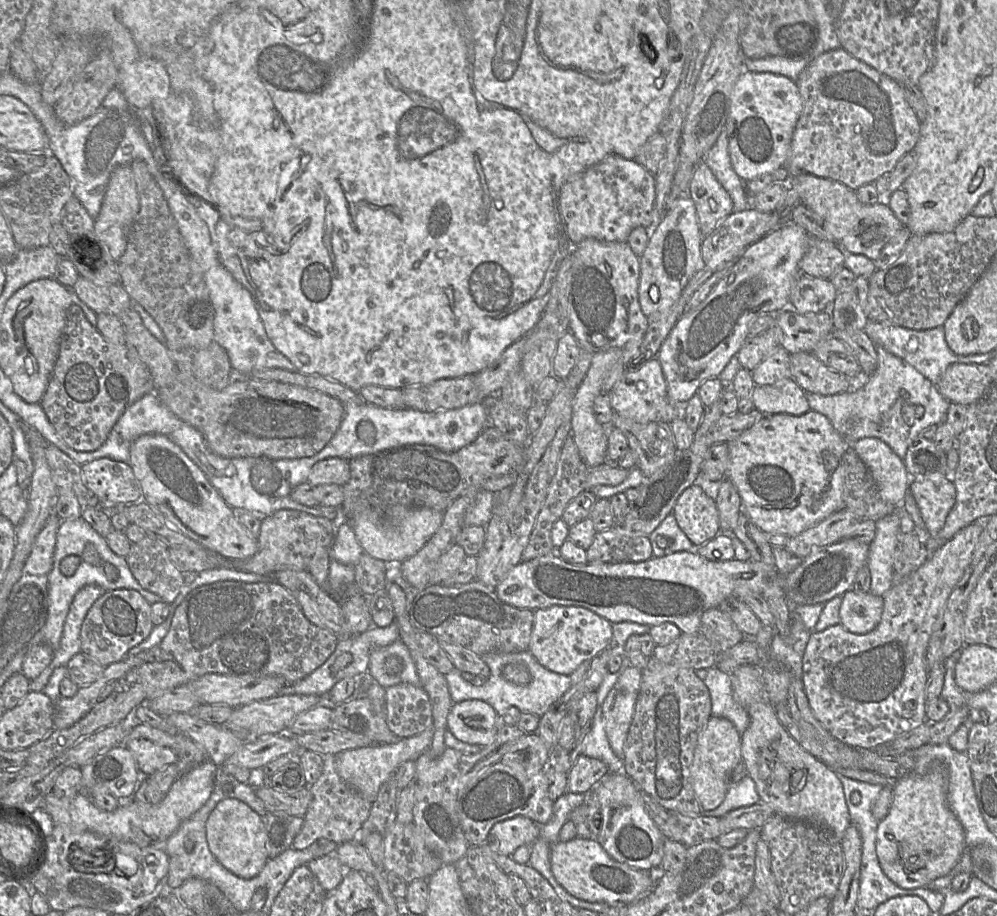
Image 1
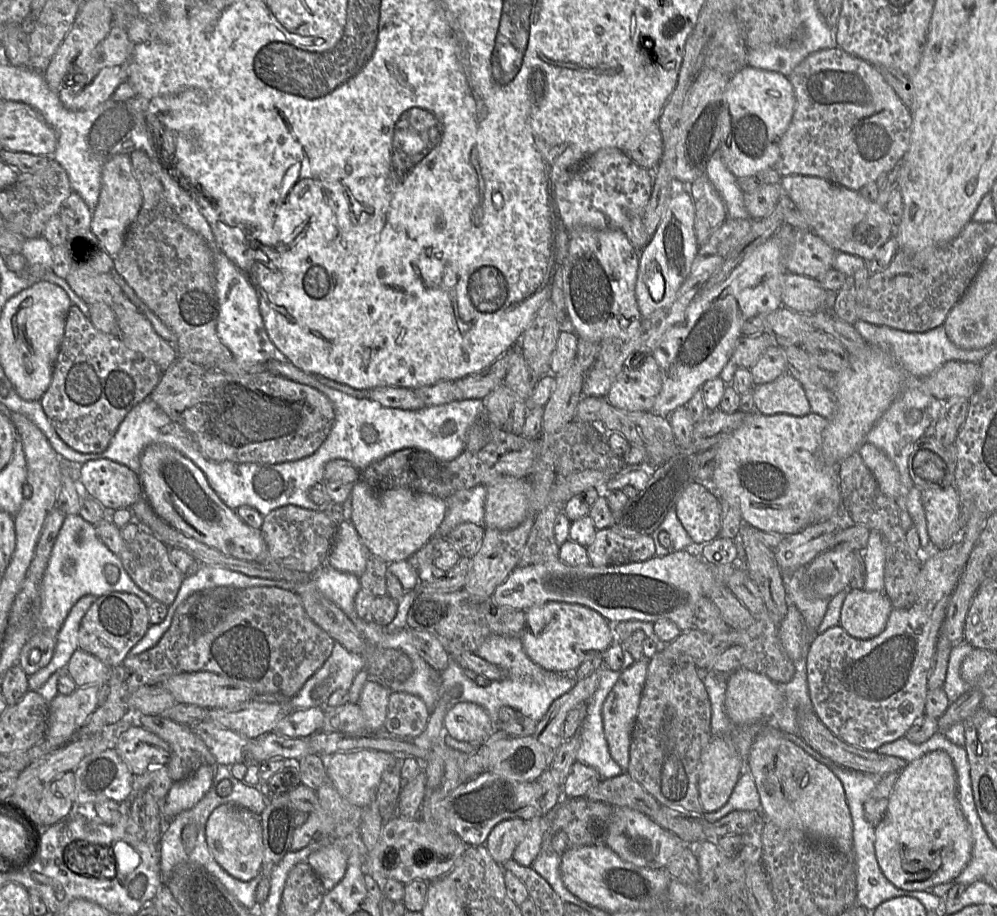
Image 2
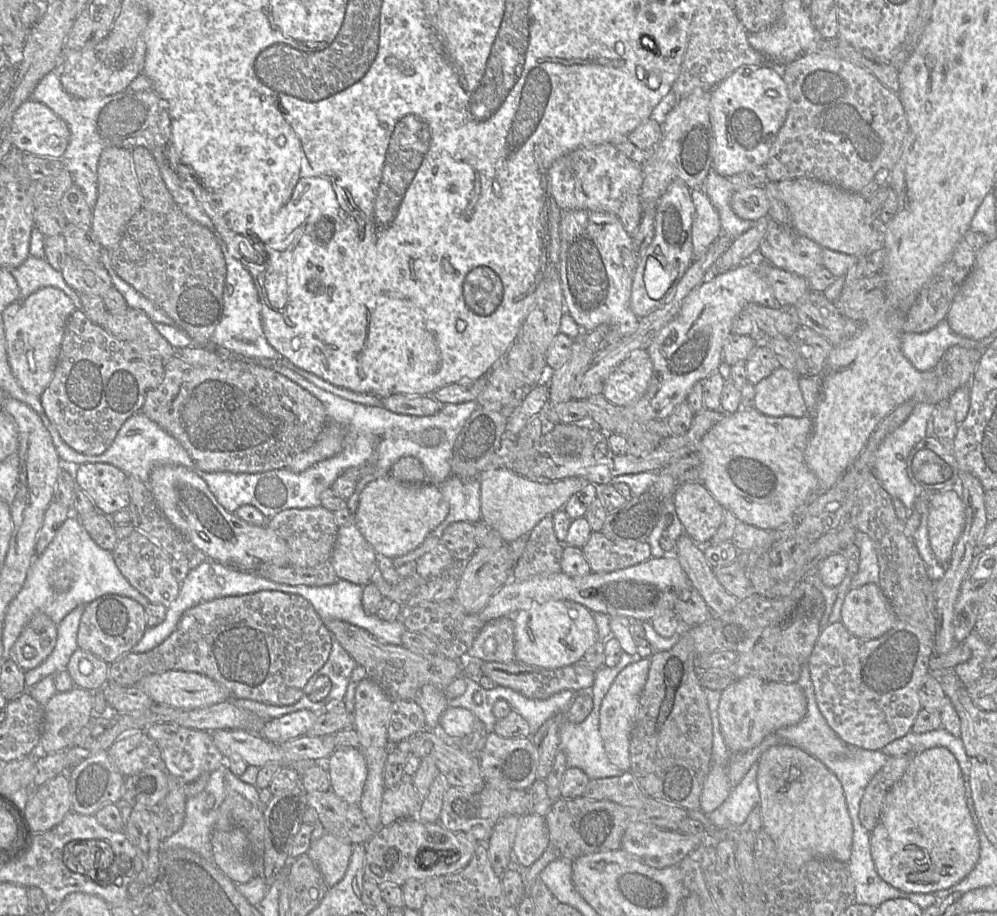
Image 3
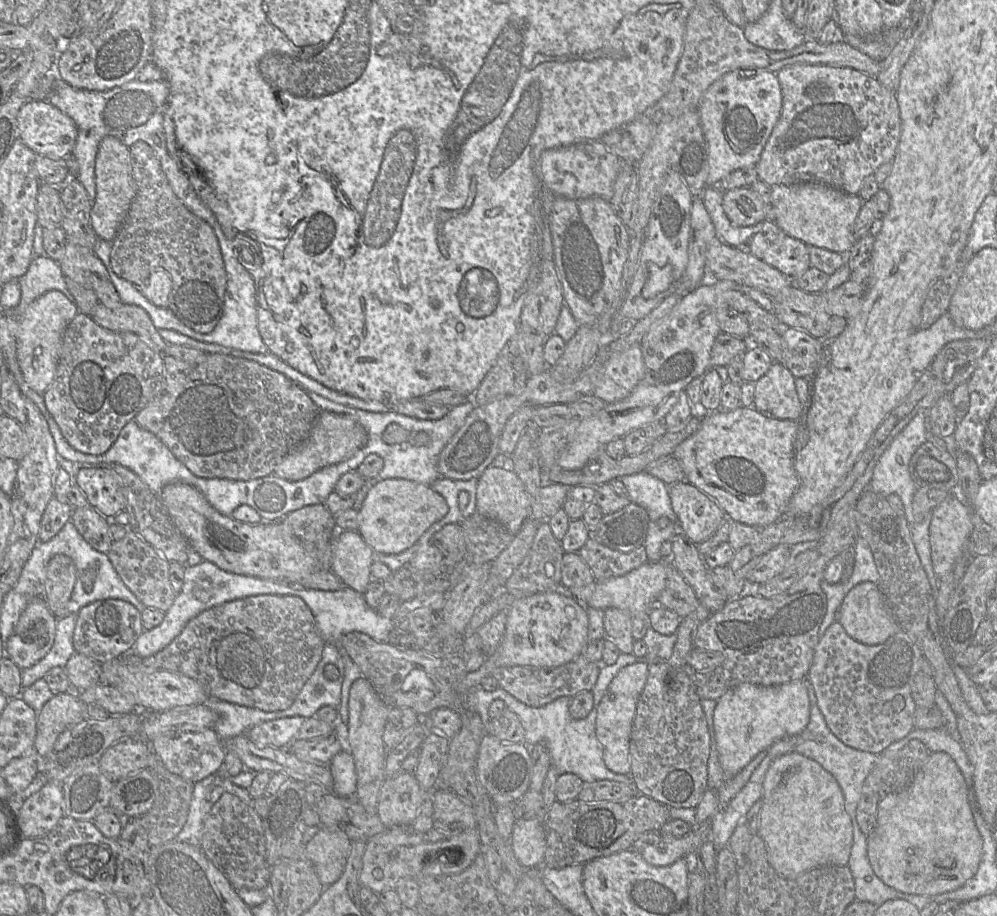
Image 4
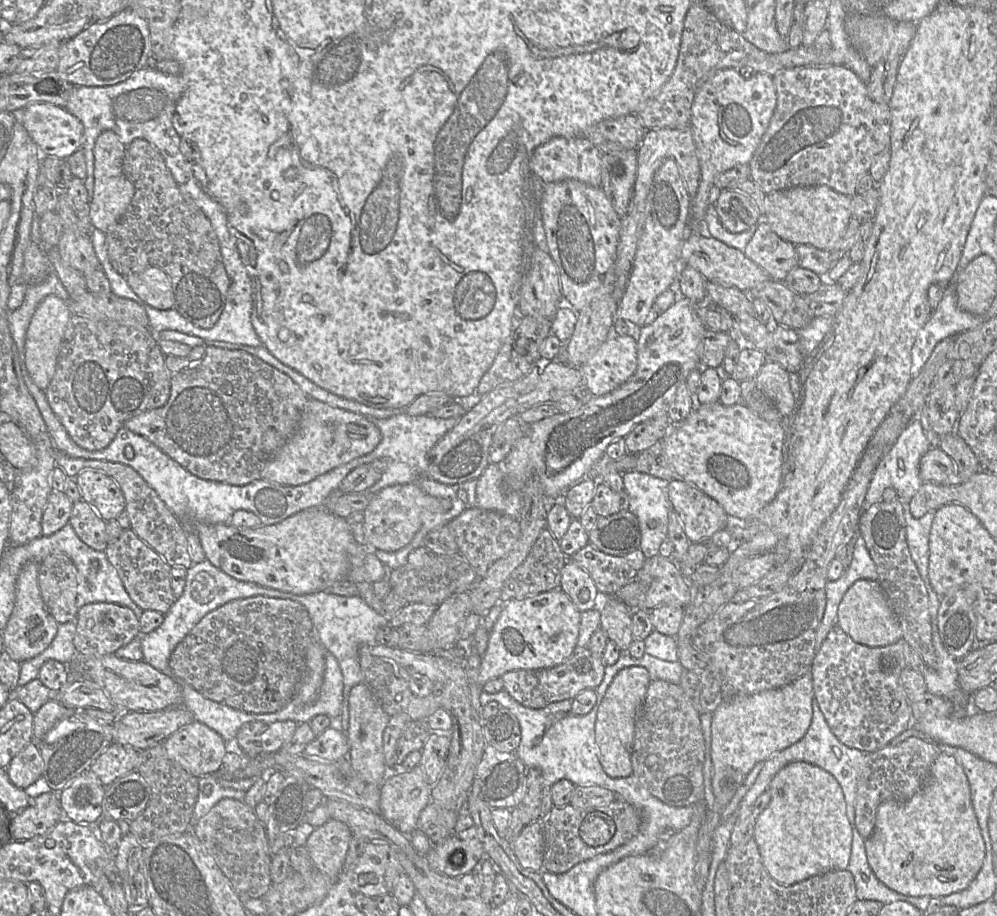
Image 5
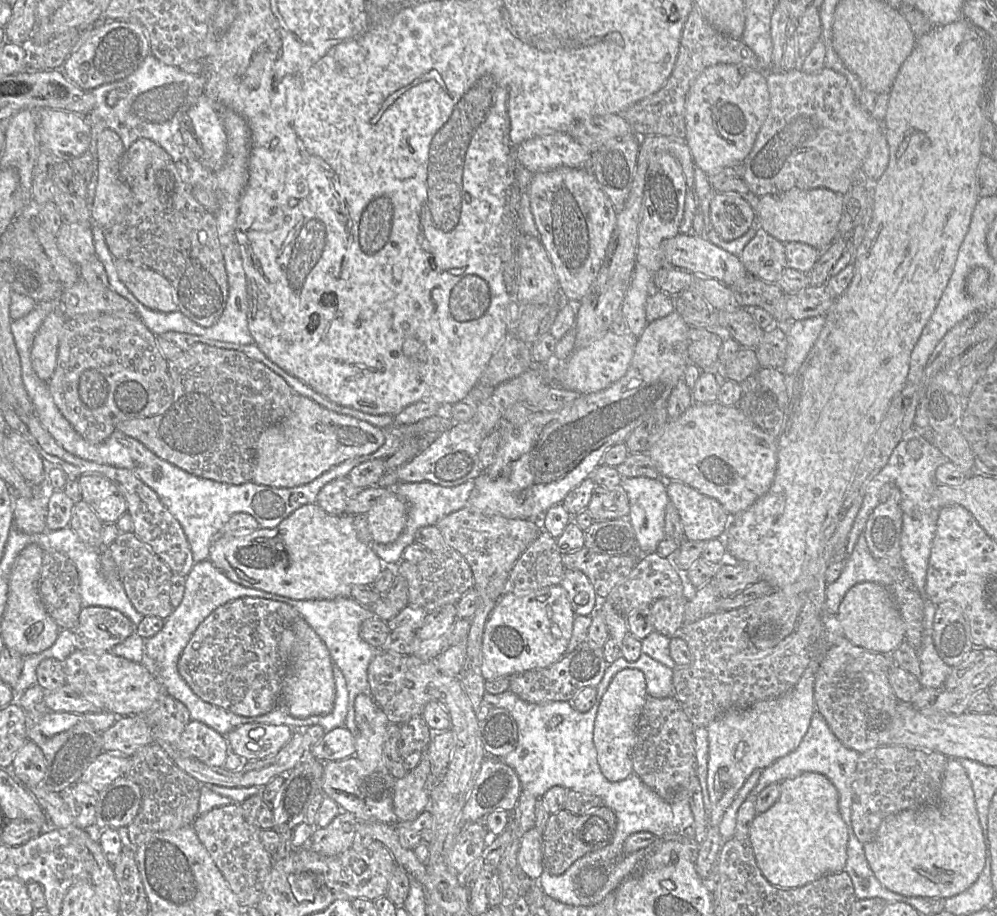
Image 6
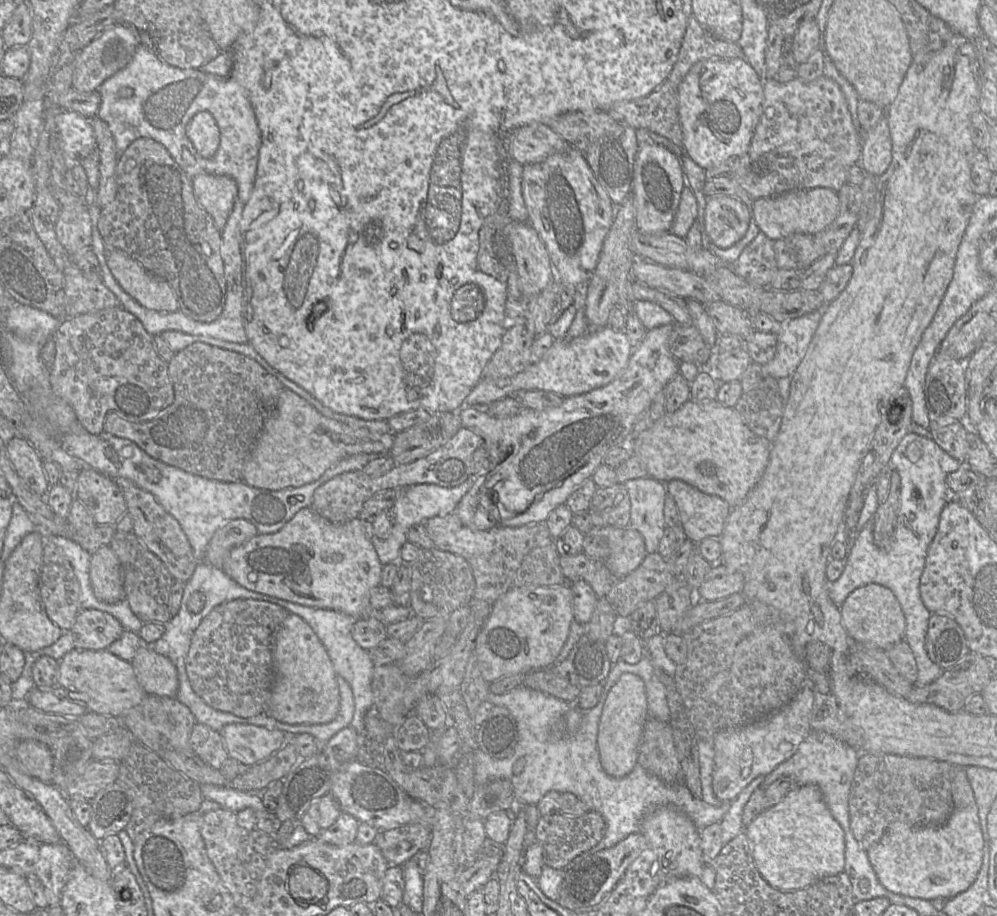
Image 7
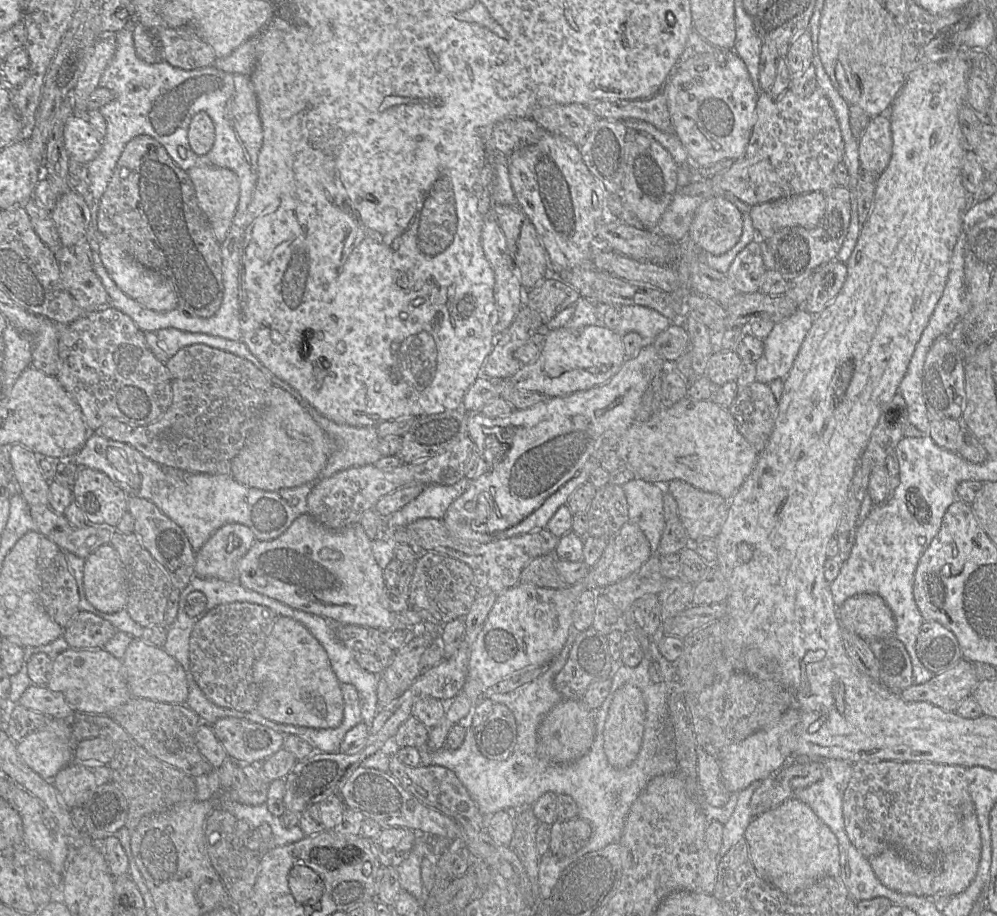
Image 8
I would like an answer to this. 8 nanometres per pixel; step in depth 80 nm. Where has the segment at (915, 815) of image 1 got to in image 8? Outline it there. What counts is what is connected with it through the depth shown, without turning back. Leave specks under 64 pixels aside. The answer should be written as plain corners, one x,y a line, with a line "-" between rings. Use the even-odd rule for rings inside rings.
973,810
972,813
964,813
941,838
934,865
920,866
912,863
895,849
887,849
868,860
878,880
893,891
930,899
938,896
952,897
968,888
976,876
981,848
980,828
976,811

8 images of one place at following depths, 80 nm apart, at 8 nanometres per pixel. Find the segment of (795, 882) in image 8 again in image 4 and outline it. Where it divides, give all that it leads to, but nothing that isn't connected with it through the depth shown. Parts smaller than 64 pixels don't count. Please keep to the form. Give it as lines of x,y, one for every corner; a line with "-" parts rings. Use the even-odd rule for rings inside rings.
795,752
774,759
766,772
761,800
757,835
764,840
769,863
779,876
795,879
816,867
848,864
852,822
839,784
819,763

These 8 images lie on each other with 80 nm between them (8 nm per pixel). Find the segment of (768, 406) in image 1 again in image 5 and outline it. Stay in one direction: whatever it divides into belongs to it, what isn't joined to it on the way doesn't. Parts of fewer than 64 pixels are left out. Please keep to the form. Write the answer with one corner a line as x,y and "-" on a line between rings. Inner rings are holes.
766,360
755,377
756,390
763,392
783,418
797,408
797,401
789,383
789,372
779,363

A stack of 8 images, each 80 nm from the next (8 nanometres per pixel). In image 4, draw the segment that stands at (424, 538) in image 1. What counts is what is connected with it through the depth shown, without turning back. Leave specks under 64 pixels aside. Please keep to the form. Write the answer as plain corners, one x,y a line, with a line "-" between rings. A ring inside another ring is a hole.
393,478
375,484
358,511
358,532
382,554
399,554
414,545
424,532
448,513
446,500
429,485

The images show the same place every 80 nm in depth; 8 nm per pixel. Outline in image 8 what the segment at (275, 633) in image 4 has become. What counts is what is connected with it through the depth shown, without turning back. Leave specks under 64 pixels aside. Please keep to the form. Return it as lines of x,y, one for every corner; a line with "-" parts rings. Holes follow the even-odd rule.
232,602
211,609
195,624
190,637
190,670
212,703
241,712
257,709
258,687
253,681
252,667
278,617
272,609
260,604

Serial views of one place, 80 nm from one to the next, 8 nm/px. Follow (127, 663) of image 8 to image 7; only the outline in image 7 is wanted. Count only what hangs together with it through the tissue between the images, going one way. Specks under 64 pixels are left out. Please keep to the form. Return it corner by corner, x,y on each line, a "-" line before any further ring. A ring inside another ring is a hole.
142,644
131,660
137,680
146,695
175,698
179,689
178,672
173,662

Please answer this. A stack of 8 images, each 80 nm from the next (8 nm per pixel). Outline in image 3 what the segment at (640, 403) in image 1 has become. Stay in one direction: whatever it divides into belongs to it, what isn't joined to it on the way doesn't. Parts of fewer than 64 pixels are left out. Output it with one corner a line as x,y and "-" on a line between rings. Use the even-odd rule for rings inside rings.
634,350
608,377
602,395
612,404
628,407
646,393
653,362
646,350

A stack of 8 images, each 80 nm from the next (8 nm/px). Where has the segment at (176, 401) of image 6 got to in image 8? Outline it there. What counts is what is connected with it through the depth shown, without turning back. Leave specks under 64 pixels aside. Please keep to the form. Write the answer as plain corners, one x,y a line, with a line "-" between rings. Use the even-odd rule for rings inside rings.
205,344
181,348
165,364
171,377
173,398
170,407
158,420
146,426
131,426
110,418
94,433
128,444
162,466
178,468
188,473
231,474
231,462
242,449
273,385
249,360

